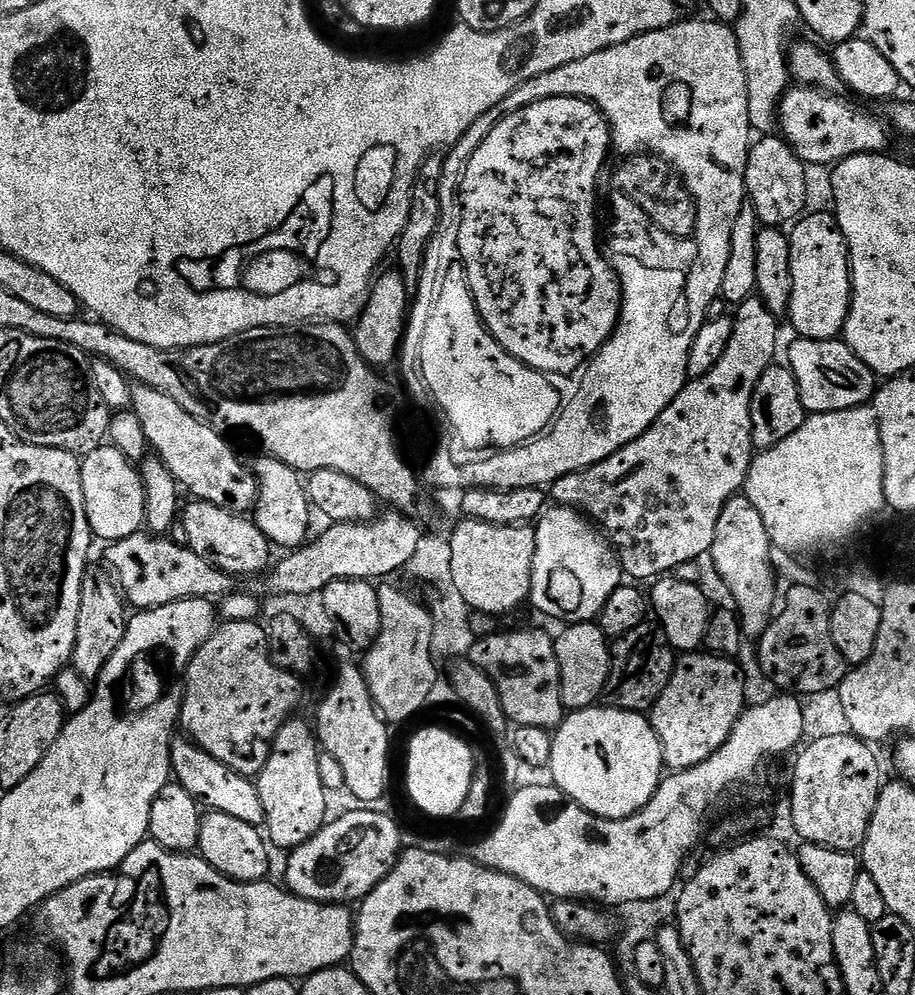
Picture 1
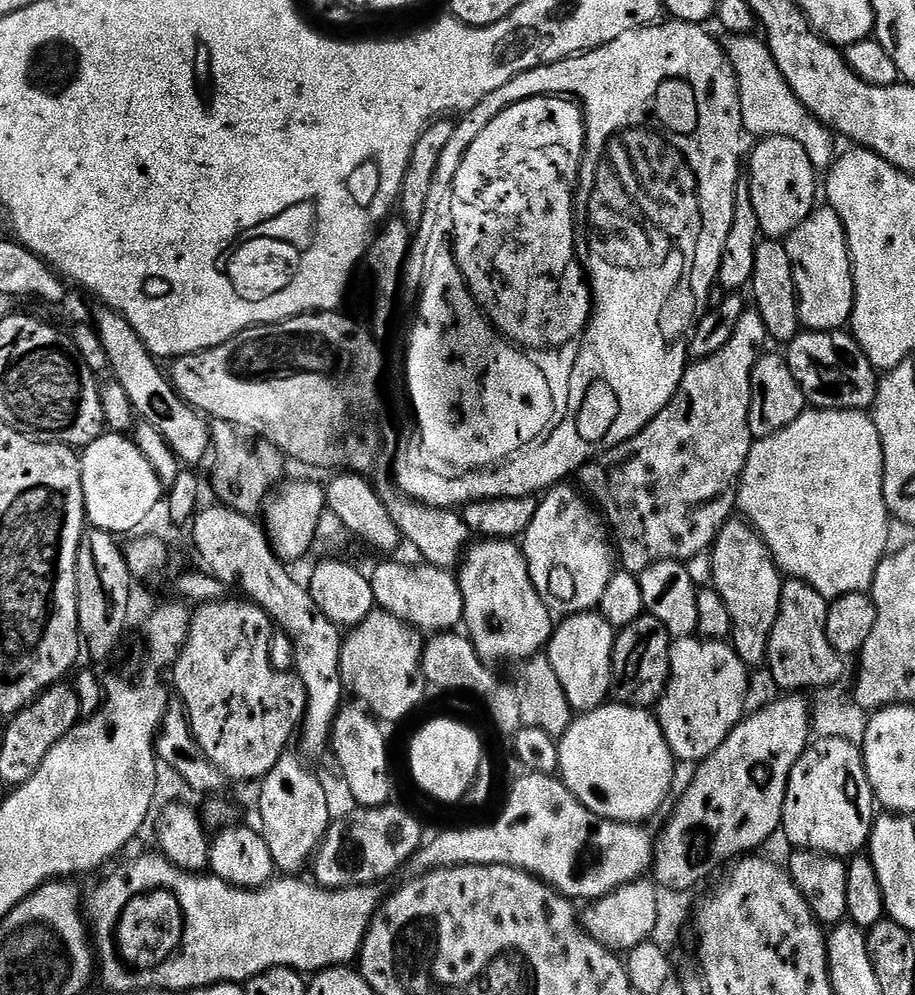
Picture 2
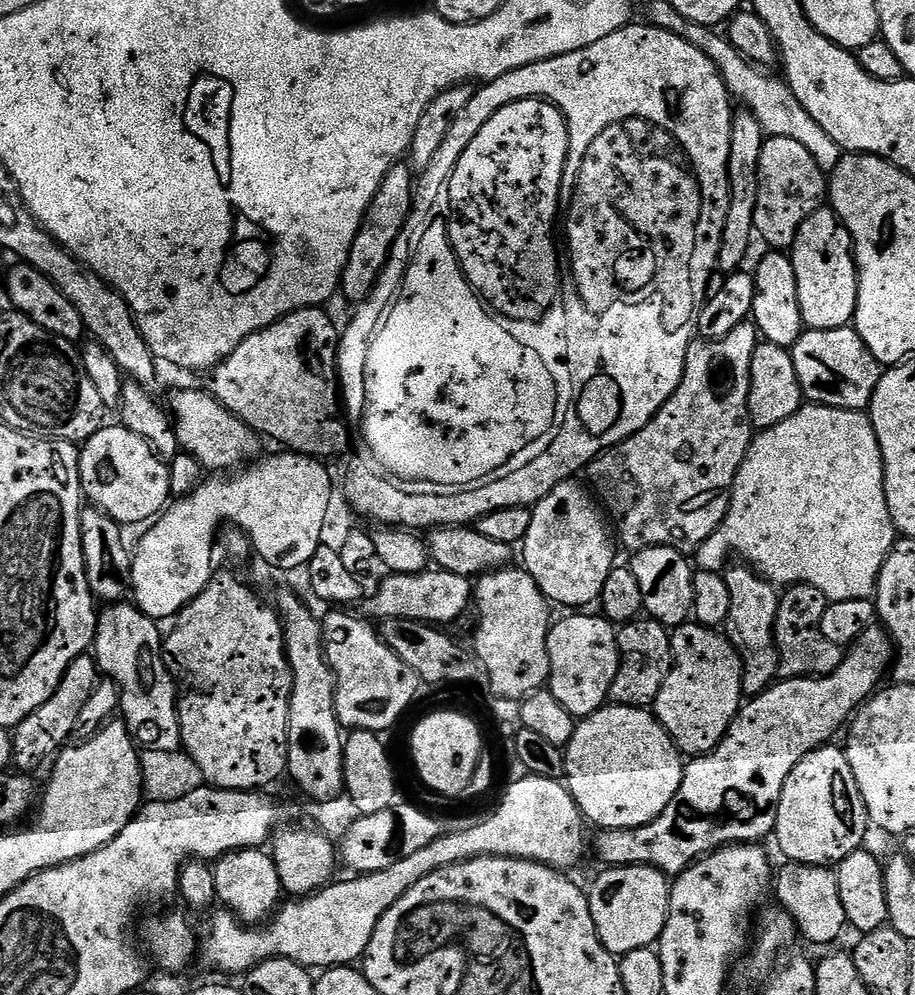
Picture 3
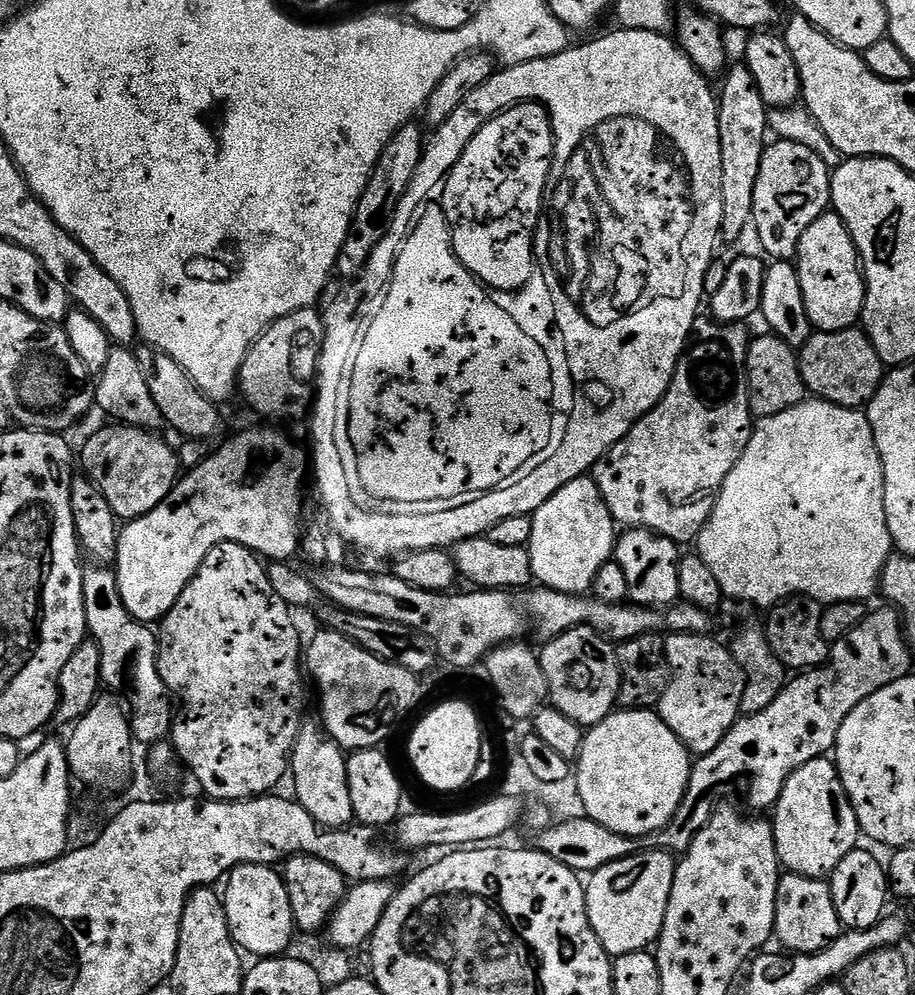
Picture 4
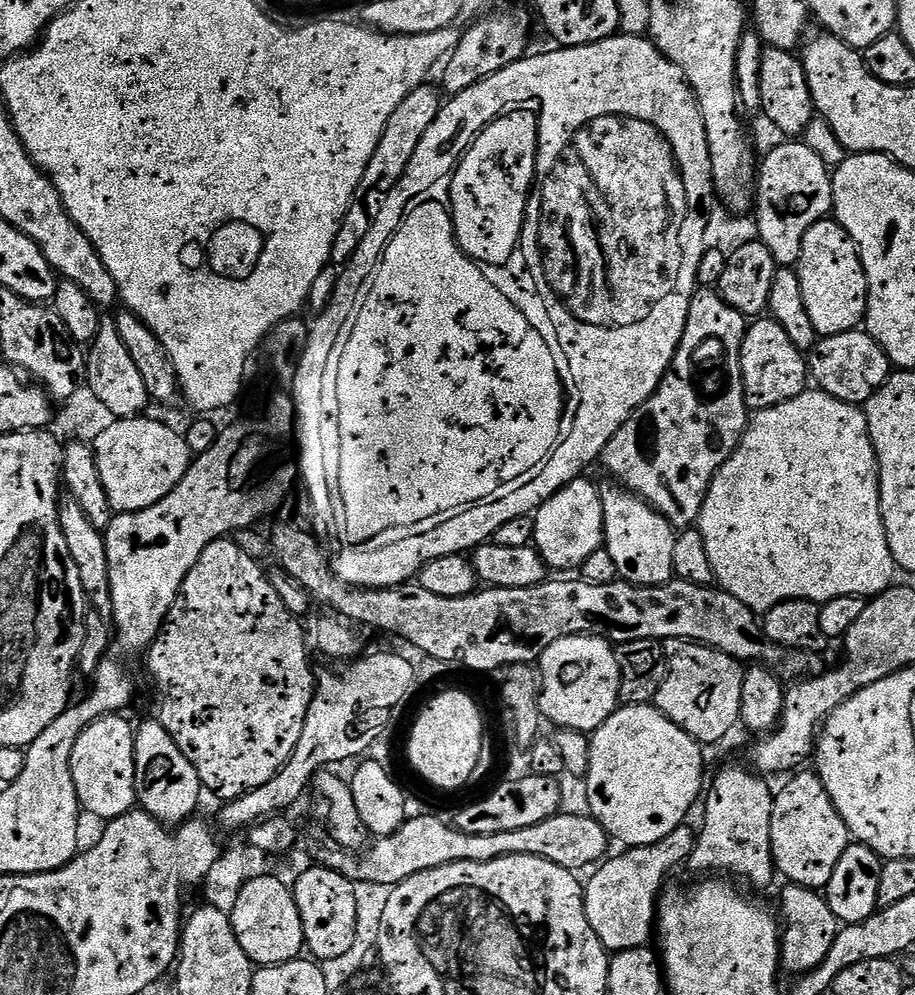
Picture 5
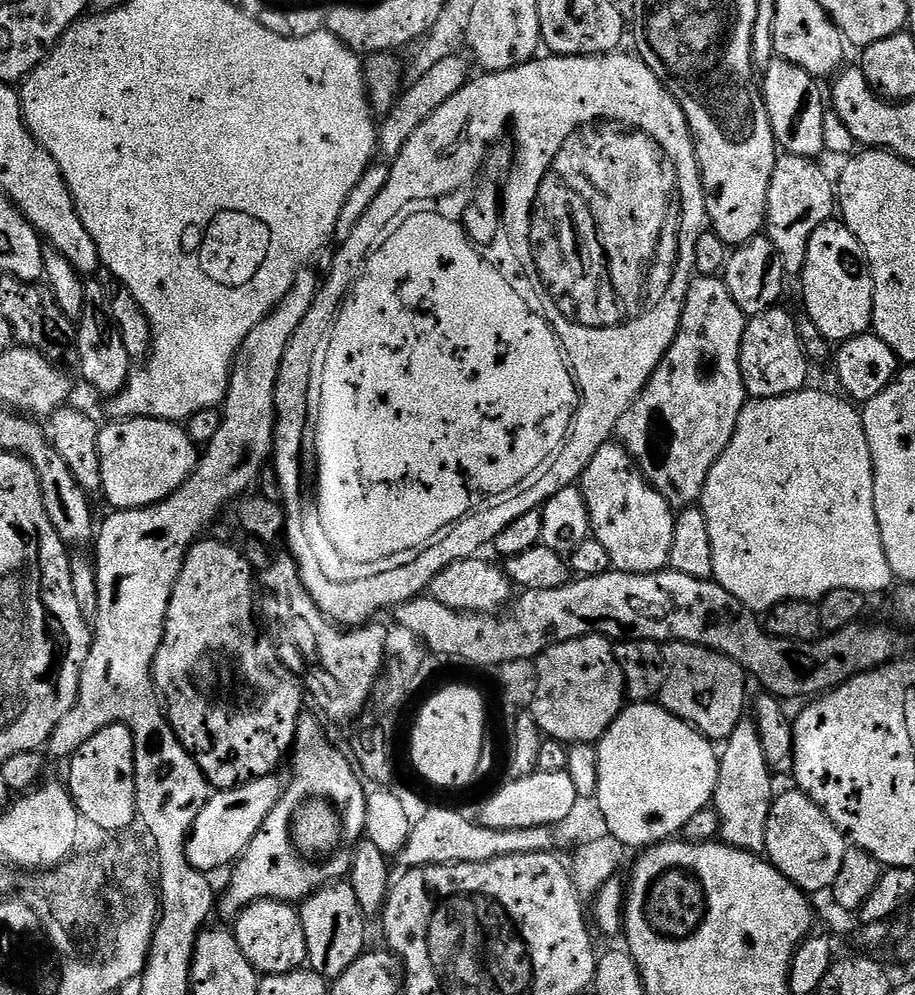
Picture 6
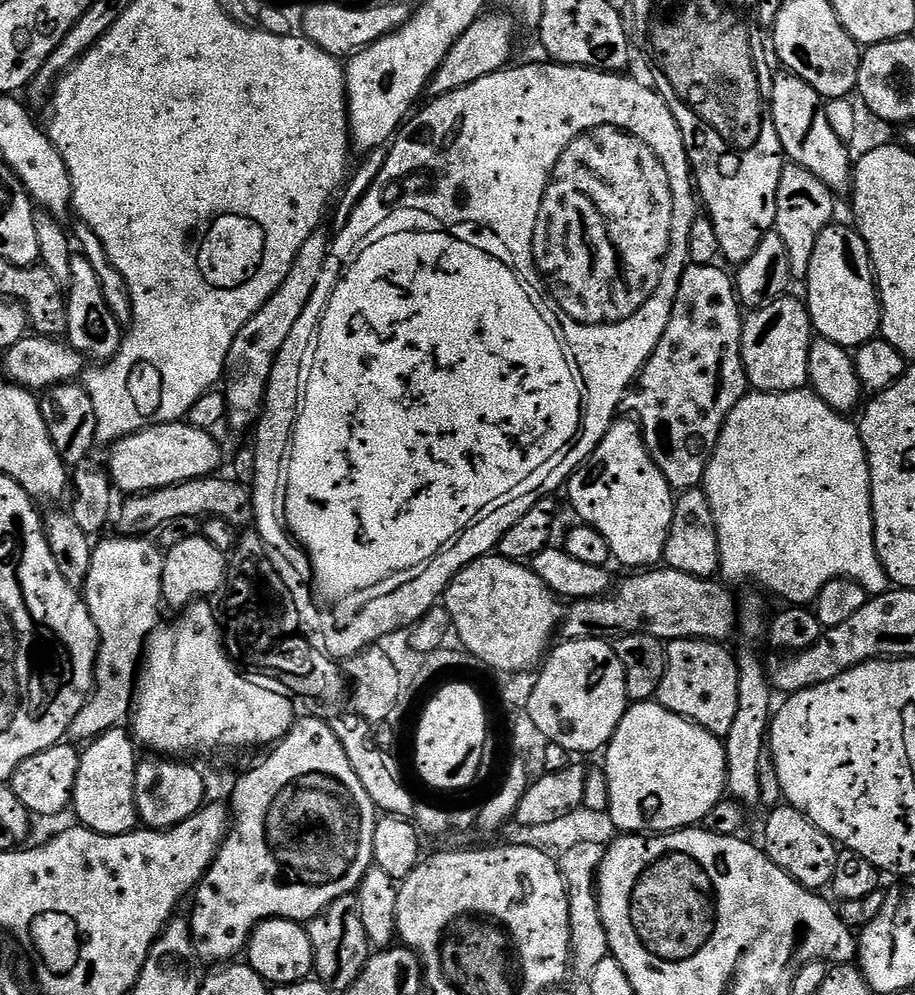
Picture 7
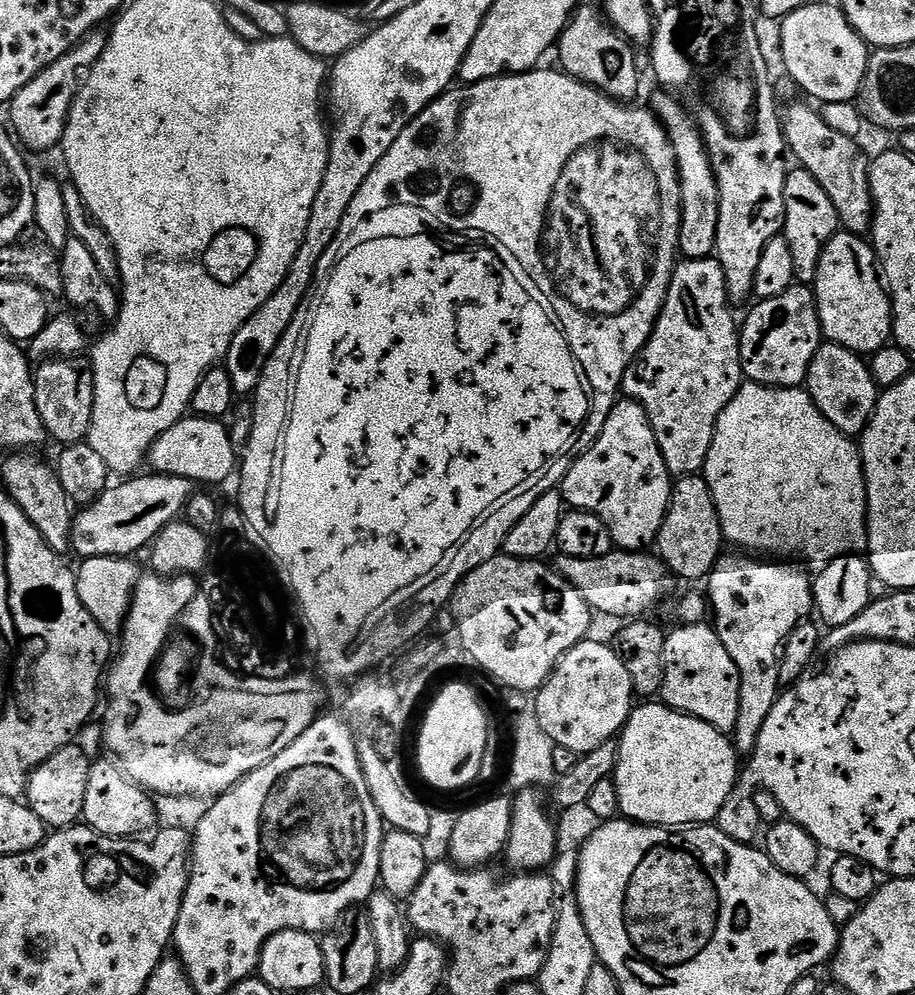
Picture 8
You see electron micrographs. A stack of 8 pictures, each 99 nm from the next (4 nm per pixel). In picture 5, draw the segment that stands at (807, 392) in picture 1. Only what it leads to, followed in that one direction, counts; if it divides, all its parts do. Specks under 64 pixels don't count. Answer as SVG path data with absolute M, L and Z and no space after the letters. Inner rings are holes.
M864 330L843 332L817 339L816 345L812 347L811 352L807 353L806 359L811 379L819 391L830 394L847 404L857 406L863 406L886 383L890 375L888 355L880 349L874 337L868 335L867 331Z

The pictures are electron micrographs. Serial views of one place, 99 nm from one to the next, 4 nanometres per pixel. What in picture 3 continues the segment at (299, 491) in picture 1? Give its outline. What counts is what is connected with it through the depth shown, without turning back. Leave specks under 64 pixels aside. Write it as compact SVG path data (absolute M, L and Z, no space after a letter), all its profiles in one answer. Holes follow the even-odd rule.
M184 388L172 396L170 415L174 421L180 451L198 458L205 470L212 474L224 474L239 469L261 455L261 437L249 424L244 424L233 412L226 410L211 391L199 392L196 388Z

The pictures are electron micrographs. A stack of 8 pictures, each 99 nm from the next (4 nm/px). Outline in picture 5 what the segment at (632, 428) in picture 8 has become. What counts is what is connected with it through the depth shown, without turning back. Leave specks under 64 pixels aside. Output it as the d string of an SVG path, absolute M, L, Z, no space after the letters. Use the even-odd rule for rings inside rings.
M608 482L599 491L604 515L603 547L608 549L610 558L614 558L619 579L643 588L669 584L674 578L674 542L677 538L672 523L636 493L615 482Z

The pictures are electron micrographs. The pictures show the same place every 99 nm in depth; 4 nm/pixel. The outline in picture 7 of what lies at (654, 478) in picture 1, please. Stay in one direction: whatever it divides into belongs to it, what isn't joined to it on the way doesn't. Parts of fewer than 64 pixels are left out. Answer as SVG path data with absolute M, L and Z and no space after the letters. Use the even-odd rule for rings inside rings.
M689 263L674 293L670 326L666 326L666 334L662 334L654 354L638 373L634 391L627 397L626 404L636 411L634 416L640 425L646 450L668 485L674 490L687 490L703 485L708 463L726 418L749 391L750 385L744 373L744 360L740 357L744 320L740 316L742 305L736 298L733 277L729 273L727 276L716 264Z

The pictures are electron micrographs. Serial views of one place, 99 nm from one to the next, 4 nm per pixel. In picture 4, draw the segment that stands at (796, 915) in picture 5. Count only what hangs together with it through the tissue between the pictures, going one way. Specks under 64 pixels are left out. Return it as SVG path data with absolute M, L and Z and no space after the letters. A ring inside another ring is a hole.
M785 871L778 882L776 895L775 939L780 939L789 948L785 949L792 954L817 952L830 946L830 942L834 942L841 931L838 910L834 910L831 883L827 879L819 880Z

